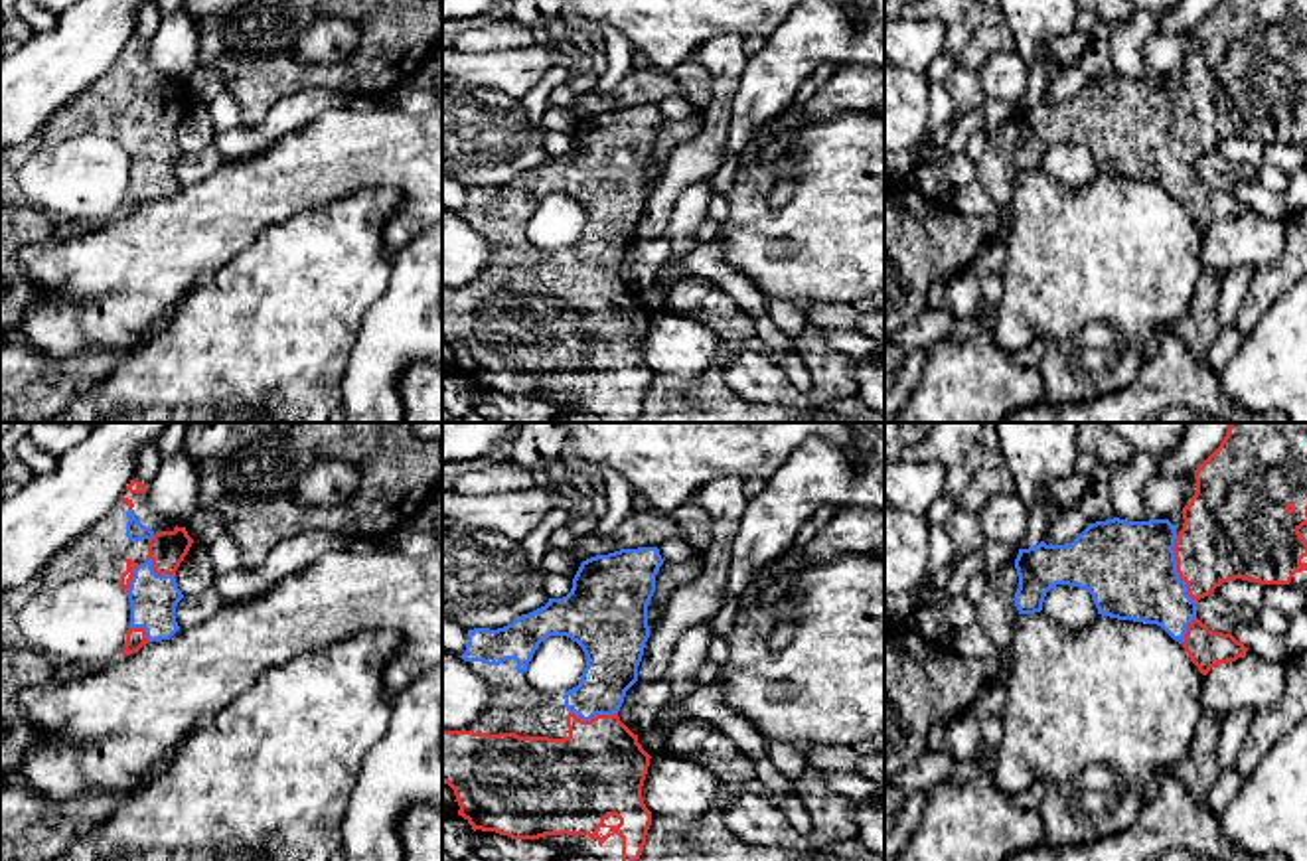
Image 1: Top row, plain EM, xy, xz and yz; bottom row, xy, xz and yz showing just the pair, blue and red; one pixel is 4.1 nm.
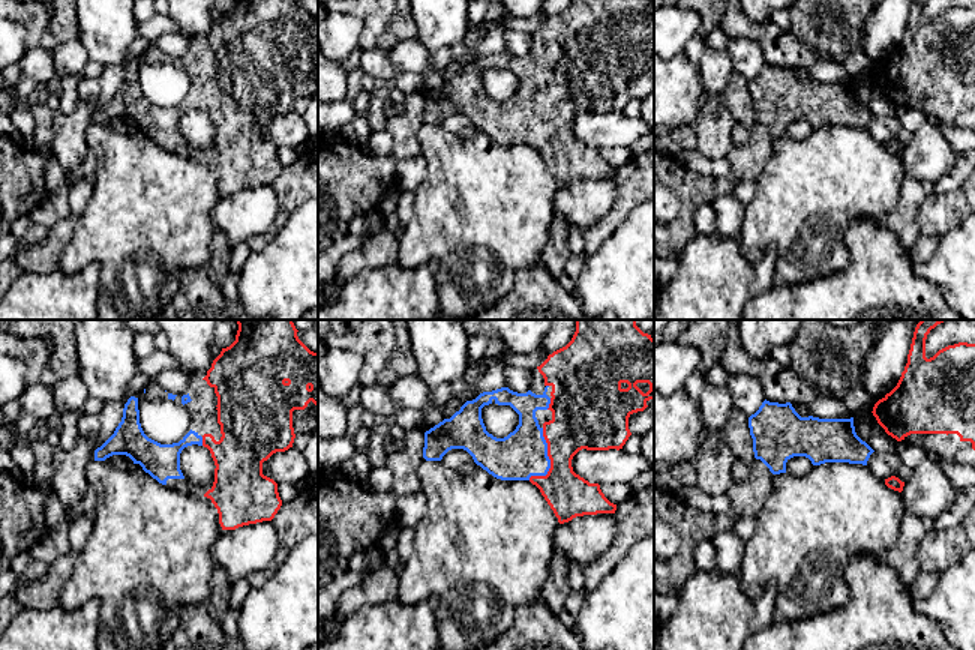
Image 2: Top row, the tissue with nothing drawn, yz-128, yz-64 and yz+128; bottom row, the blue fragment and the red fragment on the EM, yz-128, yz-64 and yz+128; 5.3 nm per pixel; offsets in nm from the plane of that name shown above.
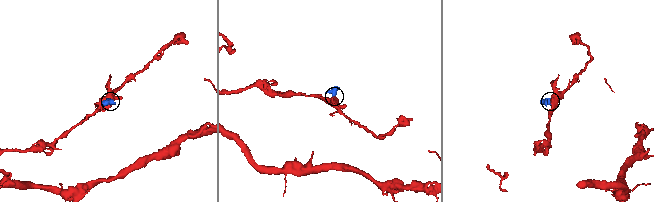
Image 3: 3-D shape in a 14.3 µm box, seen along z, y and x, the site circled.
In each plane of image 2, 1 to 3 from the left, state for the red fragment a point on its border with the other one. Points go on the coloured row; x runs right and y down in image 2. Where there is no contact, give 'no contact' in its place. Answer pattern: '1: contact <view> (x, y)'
1: contact yz-128 (201, 442)
2: contact yz-64 (549, 460)
3: no contact

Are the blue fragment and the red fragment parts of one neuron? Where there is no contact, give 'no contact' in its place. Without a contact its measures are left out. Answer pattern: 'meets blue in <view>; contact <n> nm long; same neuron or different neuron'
meets blue in yz; contact 280 nm long; same neuron

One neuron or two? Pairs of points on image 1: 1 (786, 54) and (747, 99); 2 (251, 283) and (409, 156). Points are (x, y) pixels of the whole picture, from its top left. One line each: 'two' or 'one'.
1: one
2: two

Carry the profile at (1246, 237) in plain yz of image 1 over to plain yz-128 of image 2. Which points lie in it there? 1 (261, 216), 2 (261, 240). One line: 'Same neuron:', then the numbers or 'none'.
Same neuron: 1

